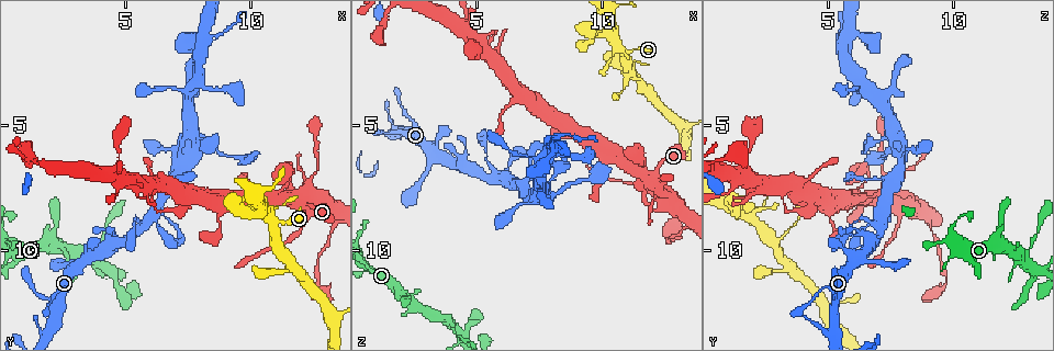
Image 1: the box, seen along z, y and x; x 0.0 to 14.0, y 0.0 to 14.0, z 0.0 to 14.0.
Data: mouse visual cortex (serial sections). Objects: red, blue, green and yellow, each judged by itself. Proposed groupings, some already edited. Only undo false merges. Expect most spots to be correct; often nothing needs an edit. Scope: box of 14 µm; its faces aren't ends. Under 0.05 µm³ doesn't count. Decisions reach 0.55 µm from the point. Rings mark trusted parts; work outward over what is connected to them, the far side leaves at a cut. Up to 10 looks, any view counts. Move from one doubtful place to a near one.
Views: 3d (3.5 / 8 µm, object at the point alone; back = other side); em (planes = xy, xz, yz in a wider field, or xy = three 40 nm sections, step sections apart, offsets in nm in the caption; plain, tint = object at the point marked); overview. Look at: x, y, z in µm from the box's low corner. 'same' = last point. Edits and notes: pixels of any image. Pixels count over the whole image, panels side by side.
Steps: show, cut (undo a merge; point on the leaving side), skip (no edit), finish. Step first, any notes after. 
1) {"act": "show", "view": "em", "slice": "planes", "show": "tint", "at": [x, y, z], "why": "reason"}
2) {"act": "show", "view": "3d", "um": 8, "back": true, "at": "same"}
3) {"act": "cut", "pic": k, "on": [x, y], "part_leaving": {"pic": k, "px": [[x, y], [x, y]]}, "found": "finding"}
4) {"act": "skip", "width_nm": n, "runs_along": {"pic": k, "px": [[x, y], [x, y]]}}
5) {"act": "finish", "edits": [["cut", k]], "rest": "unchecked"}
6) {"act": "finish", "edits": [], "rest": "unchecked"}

{"act": "show", "view": "3d", "um": 8, "at": [11.1, 9.7, 2.9], "why": "branch point"}

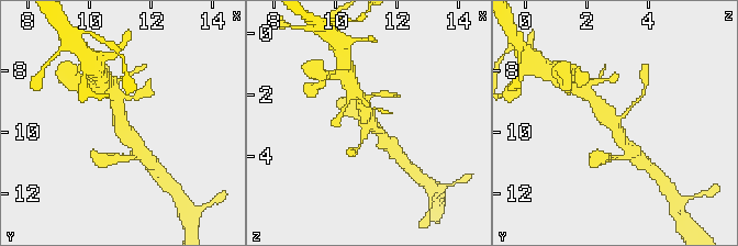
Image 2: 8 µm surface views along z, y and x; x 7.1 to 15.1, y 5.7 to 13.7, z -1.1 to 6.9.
{"act": "show", "view": "3d", "um": 3.5, "at": [11.1, 9.8, 2.9], "why": "zoom in"}

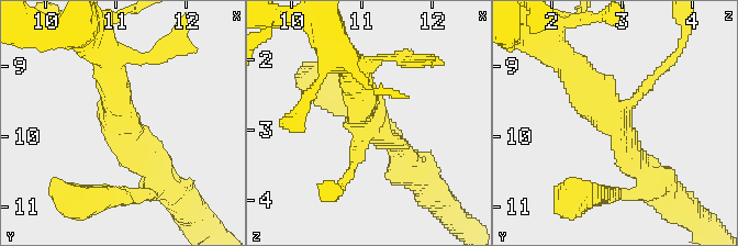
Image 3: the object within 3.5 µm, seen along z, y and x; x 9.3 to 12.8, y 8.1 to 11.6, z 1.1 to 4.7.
{"act": "skip", "runs_along": {"pic": 3, "px": [[563, 59], [621, 131], [646, 175]]}, "found": "one cell here"}

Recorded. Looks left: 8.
{"act": "show", "view": "3d", "um": 3.5, "at": [12.3, 7.9, 8.3], "why": "sharp bend"}

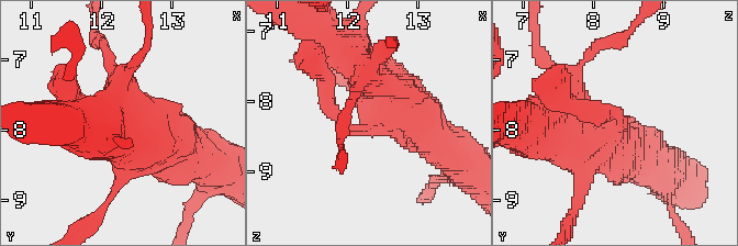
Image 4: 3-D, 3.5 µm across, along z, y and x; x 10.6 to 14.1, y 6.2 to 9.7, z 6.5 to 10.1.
{"act": "show", "view": "em", "slice": "xy", "step": 2, "show": "tint", "at": [12.40, 8.00, 8.25], "why": "shape alone is not enough"}

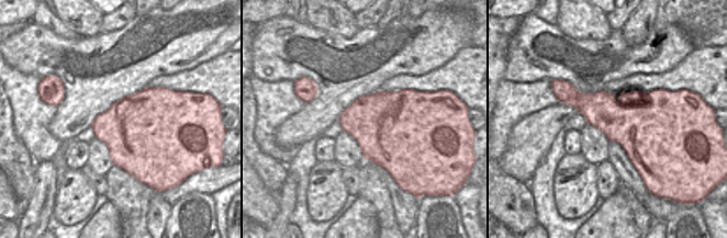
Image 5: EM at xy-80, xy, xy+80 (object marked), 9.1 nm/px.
{"act": "skip", "found": "all the same cell"}

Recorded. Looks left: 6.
{"act": "show", "view": "3d", "um": 3.5, "at": [6.2, 8.3, 7.1], "why": "thick turns thin"}

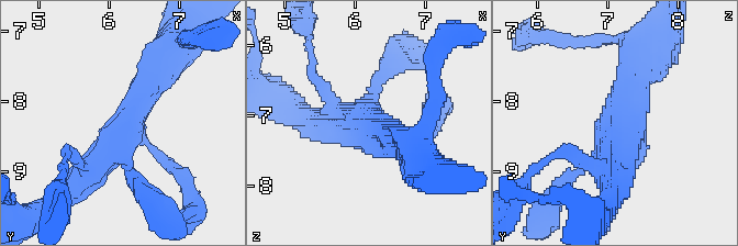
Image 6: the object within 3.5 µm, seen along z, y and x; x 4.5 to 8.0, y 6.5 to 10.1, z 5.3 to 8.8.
{"act": "show", "view": "em", "slice": "xy", "step": 5, "show": "tint", "at": [6.30, 8.40, 7.15], "arms": 4, "arm_widths_nm": [150, 150, 400, 400], "why": "shape alone is not enough"}

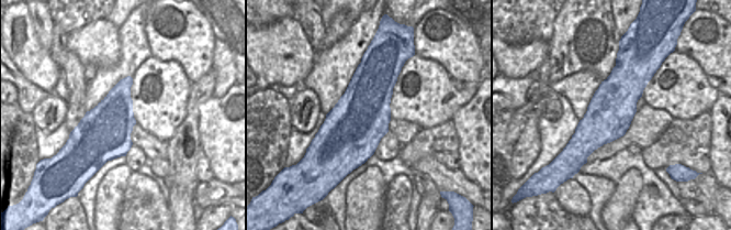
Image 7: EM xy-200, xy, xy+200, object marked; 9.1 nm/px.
{"act": "show", "view": "em", "slice": "xy", "step": 3, "show": "tint", "at": "same"}

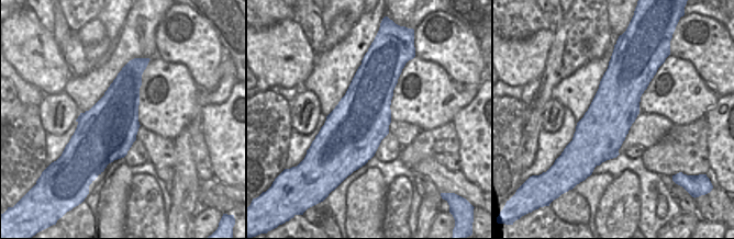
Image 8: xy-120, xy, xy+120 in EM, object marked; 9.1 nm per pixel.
{"act": "skip", "runs_along": {"pic": 6, "px": [[77, 186], [164, 70]]}, "found": "one cell here"}

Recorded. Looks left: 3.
{"act": "show", "view": "3d", "um": 3.5, "at": [3.9, 10.3, 12.8]}

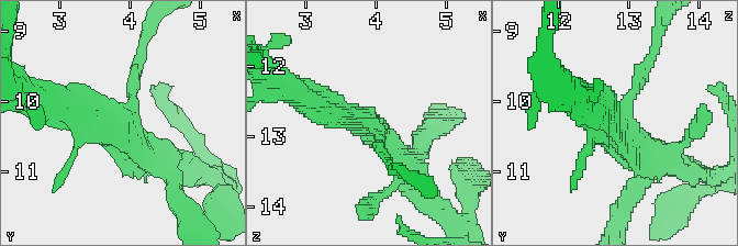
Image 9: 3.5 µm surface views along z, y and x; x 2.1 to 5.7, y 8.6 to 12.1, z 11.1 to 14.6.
{"act": "show", "view": "em", "slice": "xy", "step": 1, "show": "tint", "at": [3.95, 10.35, 12.80], "why": "need the tissue"}

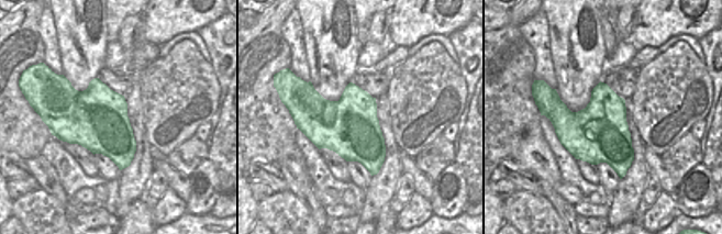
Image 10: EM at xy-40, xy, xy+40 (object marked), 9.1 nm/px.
{"act": "show", "view": "em", "slice": "xy", "step": 5, "show": "tint", "at": "same", "why": "another direction"}

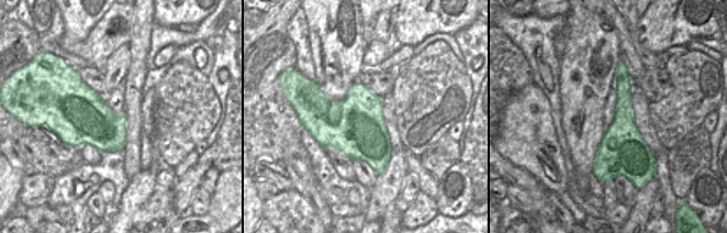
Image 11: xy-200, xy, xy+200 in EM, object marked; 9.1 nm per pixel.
{"act": "skip", "runs_along": {"pic": 9, "px": [[59, 109], [123, 125], [167, 172]]}, "found": "all the same cell"}

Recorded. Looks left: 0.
{"act": "finish", "edits": [], "rest": "unchecked"}

